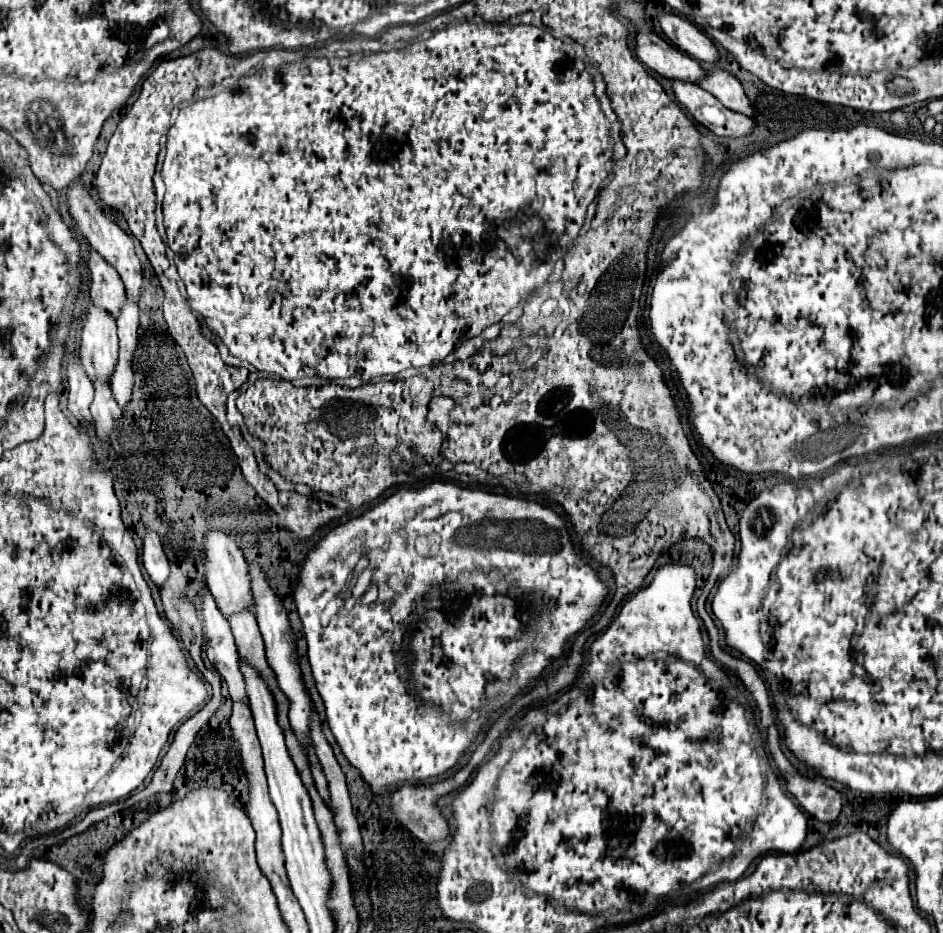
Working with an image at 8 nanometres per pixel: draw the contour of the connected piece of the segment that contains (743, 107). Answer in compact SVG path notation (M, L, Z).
M716 69L716 71L708 71L706 77L702 79L702 83L698 83L702 89L706 89L708 93L712 93L724 107L728 107L730 111L742 113L752 117L754 109L740 85L740 81L730 75L724 69Z

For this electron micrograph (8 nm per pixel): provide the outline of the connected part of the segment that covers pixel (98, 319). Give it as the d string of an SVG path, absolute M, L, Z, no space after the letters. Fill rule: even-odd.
M90 305L80 343L80 361L86 377L110 385L110 375L118 363L118 335L112 315Z

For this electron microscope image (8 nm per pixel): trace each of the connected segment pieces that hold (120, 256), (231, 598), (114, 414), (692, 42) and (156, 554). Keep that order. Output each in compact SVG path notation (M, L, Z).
M74 181L70 185L70 193L68 193L68 201L70 201L70 213L72 213L72 219L76 221L80 233L88 239L88 243L102 255L102 259L106 259L106 263L110 263L124 287L126 287L126 293L130 295L130 299L134 299L134 303L138 303L138 297L140 297L140 289L142 289L142 267L140 267L140 261L134 253L134 241L114 223L112 215L106 215L100 211L100 207L94 203L92 195L84 189L82 181Z
M210 531L204 537L204 575L210 593L214 595L214 601L218 603L218 609L222 611L224 619L230 619L234 613L240 613L244 609L254 609L254 595L250 591L250 573L246 571L248 563L236 545L236 539L232 535L226 535L222 531Z
M94 383L94 389L96 389L96 395L94 395L94 401L90 405L90 411L94 417L96 435L100 441L110 443L114 423L122 417L122 409L114 403L110 387L106 387L104 383Z
M664 13L660 15L660 25L668 39L676 43L686 55L706 61L706 63L718 63L720 61L720 51L716 45L698 29L694 27L688 19L676 15L676 13Z
M146 529L146 535L144 535L144 567L150 575L150 579L154 581L154 585L158 589L162 589L162 585L166 583L168 575L170 575L170 561L166 559L164 551L162 551L162 543L160 543L160 537Z

